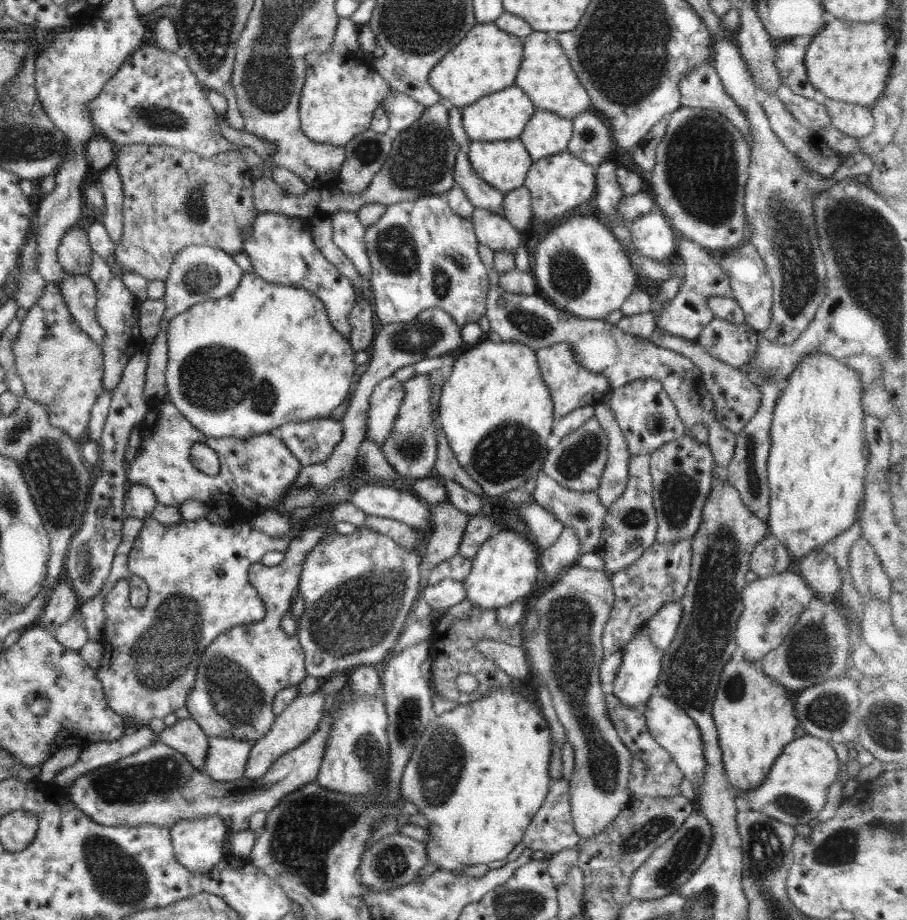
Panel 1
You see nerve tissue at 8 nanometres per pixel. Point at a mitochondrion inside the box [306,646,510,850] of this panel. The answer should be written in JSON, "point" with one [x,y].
{"point":[440,766]}

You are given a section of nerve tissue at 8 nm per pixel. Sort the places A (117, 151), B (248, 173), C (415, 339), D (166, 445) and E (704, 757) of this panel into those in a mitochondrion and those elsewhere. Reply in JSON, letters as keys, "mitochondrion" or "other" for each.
{"A":"other","B":"other","C":"mitochondrion","D":"other","E":"other"}

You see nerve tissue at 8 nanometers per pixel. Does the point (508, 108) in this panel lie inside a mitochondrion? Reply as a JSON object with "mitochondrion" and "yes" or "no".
{"mitochondrion":"no"}

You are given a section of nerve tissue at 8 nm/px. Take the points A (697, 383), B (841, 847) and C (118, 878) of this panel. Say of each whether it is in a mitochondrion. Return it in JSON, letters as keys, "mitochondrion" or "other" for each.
{"A":"other","B":"mitochondrion","C":"mitochondrion"}

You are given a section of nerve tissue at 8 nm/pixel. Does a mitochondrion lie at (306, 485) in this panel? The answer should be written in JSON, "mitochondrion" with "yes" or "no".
{"mitochondrion":"yes"}

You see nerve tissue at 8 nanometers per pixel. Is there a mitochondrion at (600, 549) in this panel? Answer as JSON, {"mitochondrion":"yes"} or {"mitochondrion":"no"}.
{"mitochondrion":"no"}

